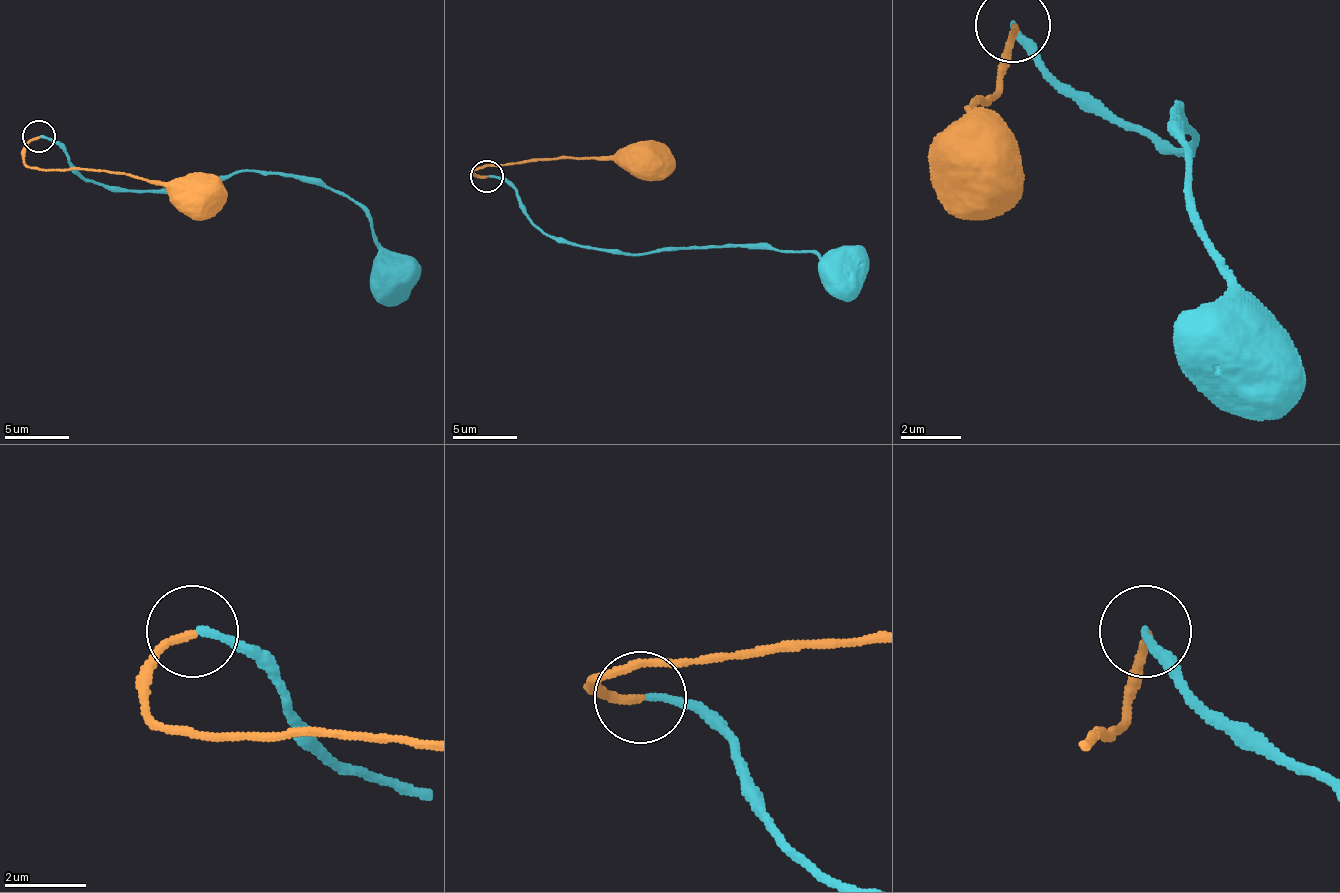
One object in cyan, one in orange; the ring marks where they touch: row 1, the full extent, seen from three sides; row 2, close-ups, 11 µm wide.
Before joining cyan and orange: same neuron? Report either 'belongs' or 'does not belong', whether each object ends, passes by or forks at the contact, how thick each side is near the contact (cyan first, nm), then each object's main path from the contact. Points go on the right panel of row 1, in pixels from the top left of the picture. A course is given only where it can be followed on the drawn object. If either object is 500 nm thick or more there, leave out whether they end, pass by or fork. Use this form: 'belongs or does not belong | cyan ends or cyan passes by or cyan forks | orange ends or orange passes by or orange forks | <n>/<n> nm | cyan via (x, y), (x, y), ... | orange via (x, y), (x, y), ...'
does not belong | cyan ends | orange ends | 170/200 nm | cyan via (1011, 22), (1049, 68), (1169, 151), (1192, 143), (1177, 105), (1192, 204), (1230, 287), (1222, 332), (1237, 354) | orange via (1011, 22), (1003, 60), (988, 98), (973, 105), (973, 128), (1003, 181), (988, 166)

